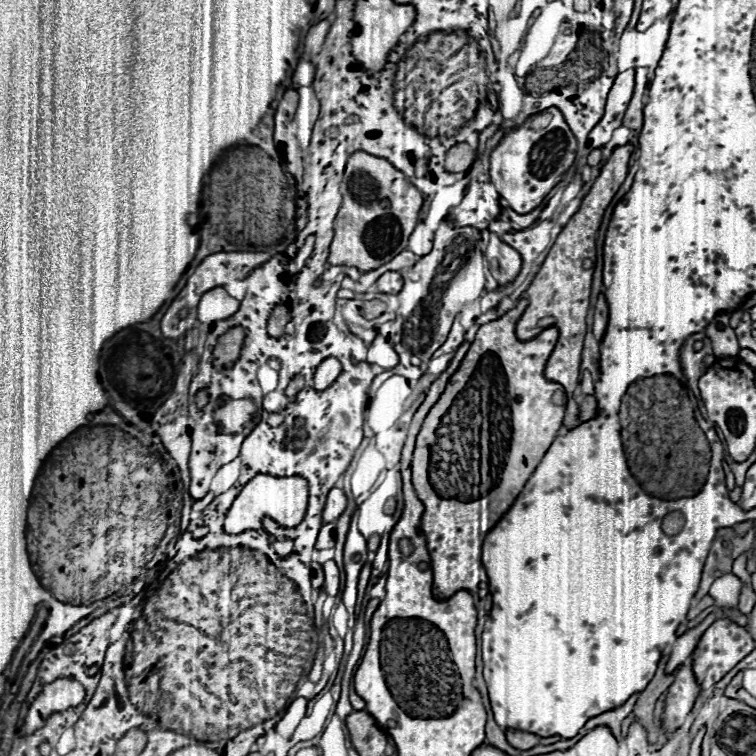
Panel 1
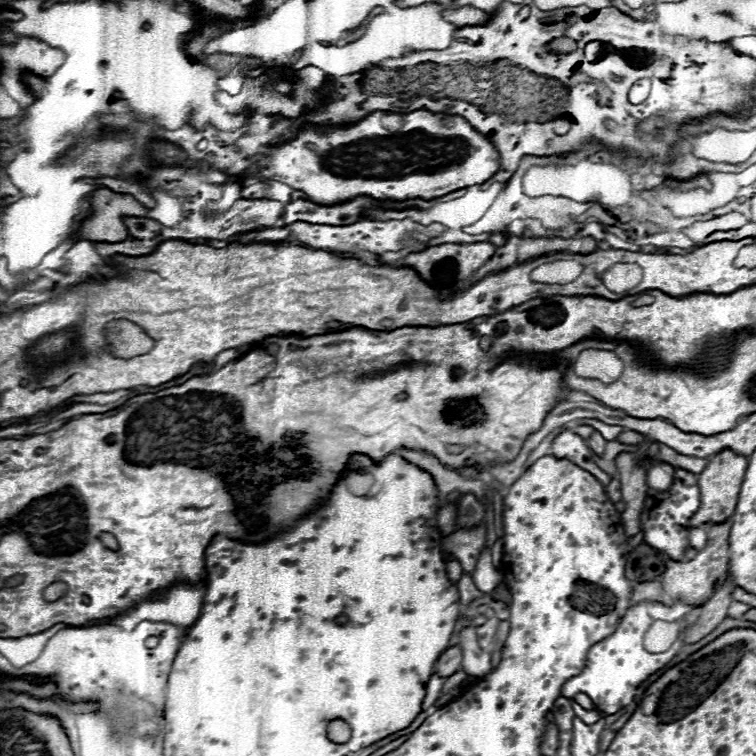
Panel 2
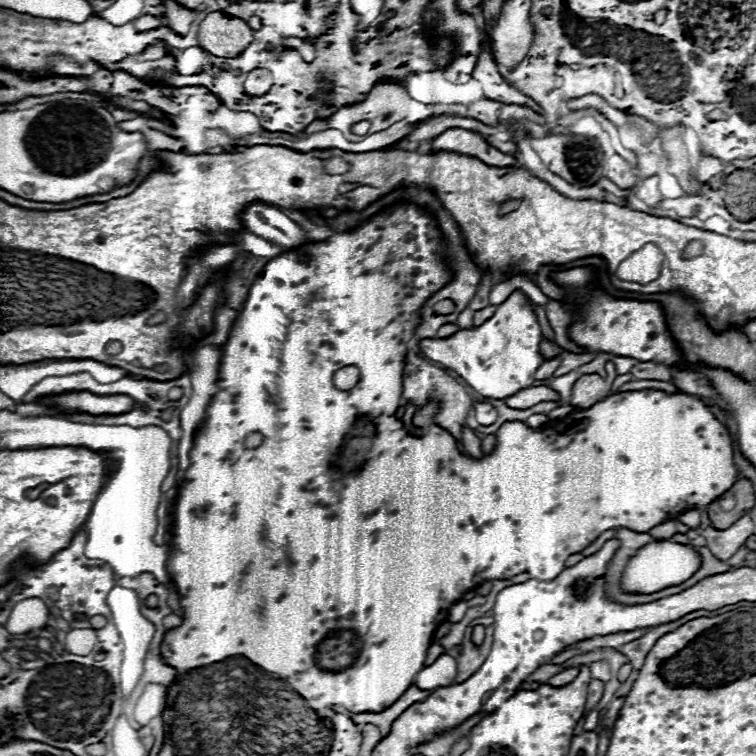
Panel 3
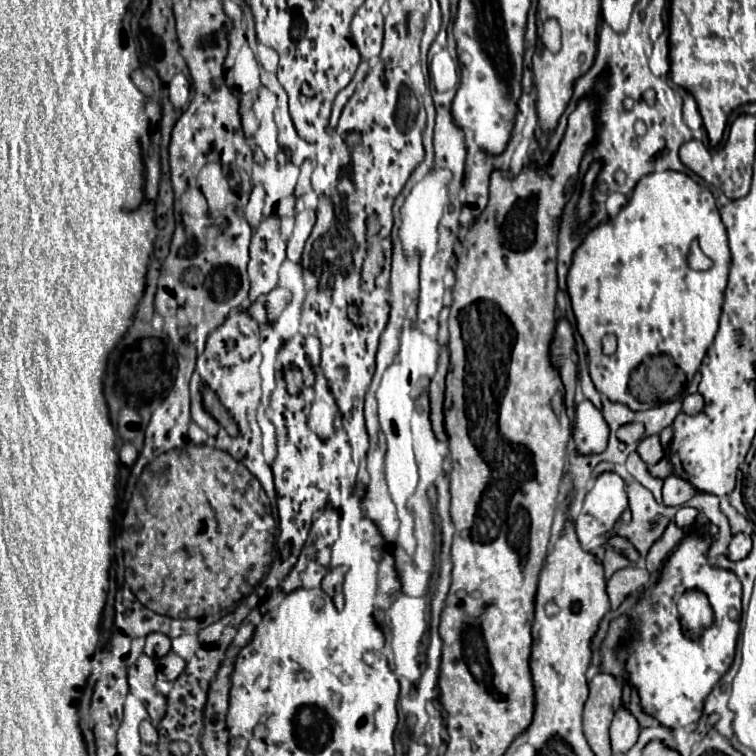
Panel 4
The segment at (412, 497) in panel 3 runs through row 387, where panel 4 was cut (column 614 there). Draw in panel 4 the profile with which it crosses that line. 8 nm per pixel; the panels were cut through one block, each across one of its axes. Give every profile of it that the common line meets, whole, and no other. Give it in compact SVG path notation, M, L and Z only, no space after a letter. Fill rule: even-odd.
M674 170L644 176L636 184L630 200L620 210L620 214L588 232L584 242L574 252L572 268L568 272L568 292L576 314L576 328L588 348L590 378L600 394L608 396L612 402L628 404L632 410L644 410L644 404L628 396L628 380L644 358L652 358L658 354L670 356L670 360L684 370L686 380L692 380L690 376L694 376L700 368L700 362L708 346L712 344L718 328L724 288L728 284L728 256L728 236L712 192L708 188L702 188L688 174ZM696 238L702 252L714 262L714 266L706 272L694 272L686 264L688 248ZM606 334L614 334L618 338L618 352L614 356L602 354L602 338Z

